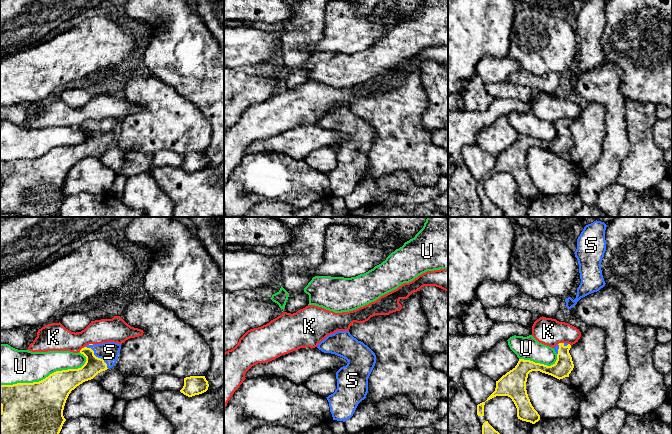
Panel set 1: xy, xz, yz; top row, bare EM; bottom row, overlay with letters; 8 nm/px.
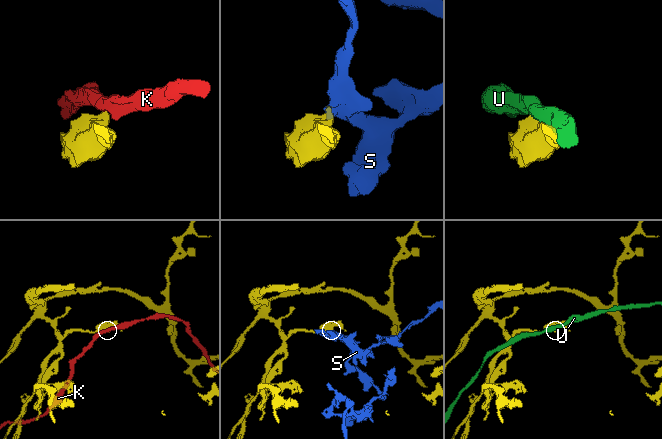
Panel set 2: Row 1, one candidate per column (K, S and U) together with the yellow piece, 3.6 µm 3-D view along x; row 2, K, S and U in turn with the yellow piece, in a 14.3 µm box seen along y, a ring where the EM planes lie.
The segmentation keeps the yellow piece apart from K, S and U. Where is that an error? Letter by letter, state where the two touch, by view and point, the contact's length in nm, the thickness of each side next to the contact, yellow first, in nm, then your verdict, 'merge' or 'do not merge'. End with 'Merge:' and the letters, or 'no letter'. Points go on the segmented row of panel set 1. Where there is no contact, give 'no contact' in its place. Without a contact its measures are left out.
K: meets yellow in xy at (81, 349); contact 60 nm long; 160 nm thick on the yellow side, 220 nm on the other; do not merge
S: meets yellow in xy at (97, 357); contact 260 nm long; 140 nm thick on the yellow side, 150 nm on the other; merge
U: meets yellow in xy at (46, 377); contact 750 nm long; 400 nm thick on the yellow side, 280 nm on the other; do not merge
Merge: S

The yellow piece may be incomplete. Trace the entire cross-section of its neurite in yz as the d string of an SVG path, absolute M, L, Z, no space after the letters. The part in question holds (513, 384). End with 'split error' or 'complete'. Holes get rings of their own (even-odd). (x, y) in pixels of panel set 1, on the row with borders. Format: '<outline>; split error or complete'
M559 343L554 347L557 354L556 362L547 366L530 360L519 359L517 365L496 381L495 391L486 401L496 396L508 396L517 408L518 419L535 424L540 420L540 415L532 406L526 390L528 374L540 371L557 379L569 377L574 368L572 357L569 353L571 345Z; split error

